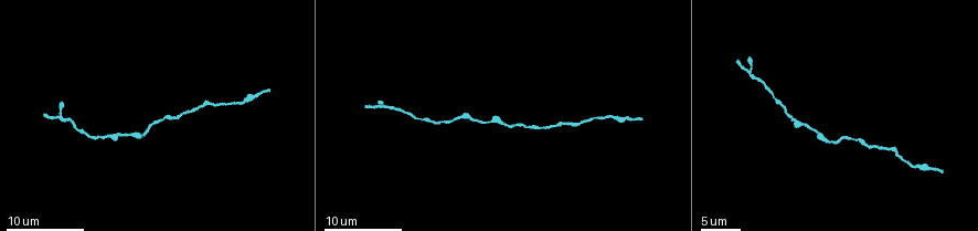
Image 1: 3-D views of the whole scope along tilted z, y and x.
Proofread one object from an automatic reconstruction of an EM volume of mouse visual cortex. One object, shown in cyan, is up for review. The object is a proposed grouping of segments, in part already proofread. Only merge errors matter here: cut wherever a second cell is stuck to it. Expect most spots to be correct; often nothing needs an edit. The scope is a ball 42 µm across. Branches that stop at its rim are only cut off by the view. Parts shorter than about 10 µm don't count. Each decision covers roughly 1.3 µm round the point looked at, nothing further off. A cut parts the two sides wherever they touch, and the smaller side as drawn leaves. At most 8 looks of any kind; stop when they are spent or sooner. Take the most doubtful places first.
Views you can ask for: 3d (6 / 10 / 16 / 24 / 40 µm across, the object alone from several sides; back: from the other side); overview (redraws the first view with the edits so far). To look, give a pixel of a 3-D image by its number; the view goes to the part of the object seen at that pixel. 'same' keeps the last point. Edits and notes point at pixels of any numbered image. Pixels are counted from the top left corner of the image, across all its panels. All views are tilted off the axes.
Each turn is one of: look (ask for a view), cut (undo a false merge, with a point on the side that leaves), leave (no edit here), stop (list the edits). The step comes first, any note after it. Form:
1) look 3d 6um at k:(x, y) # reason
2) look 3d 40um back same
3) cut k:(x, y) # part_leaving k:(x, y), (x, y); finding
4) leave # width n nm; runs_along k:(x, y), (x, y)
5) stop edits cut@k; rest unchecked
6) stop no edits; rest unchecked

look 3d 16um at 1:(107, 136) # calibre changes

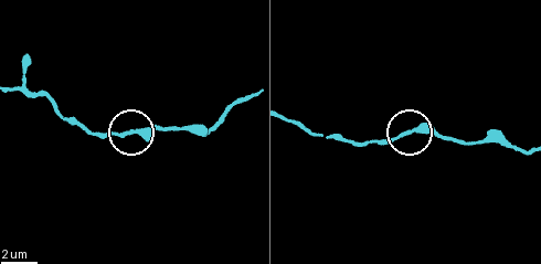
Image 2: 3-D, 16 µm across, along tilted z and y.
leave # continuous, no second cell

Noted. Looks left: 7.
look 3d 10um at 1:(133, 132) # calibre changes

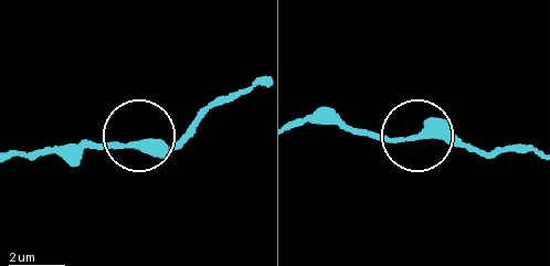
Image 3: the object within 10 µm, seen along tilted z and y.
leave # continuous, no second cell

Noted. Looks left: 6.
look 3d 16um at 1:(542, 127) # thick turns thin

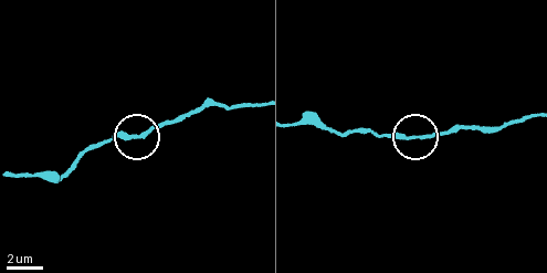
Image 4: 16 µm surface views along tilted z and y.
look 3d 6um at 4:(138, 138) # closer look

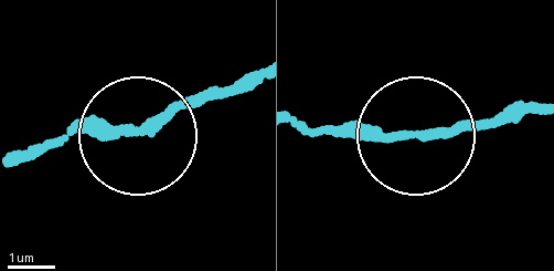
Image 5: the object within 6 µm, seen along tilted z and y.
leave # runs_along 5:(21, 157), (96, 127), (150, 135), (194, 100), (252, 89); all the same cell

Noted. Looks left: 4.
look 3d 10um at 1:(910, 167) # thick turns thin

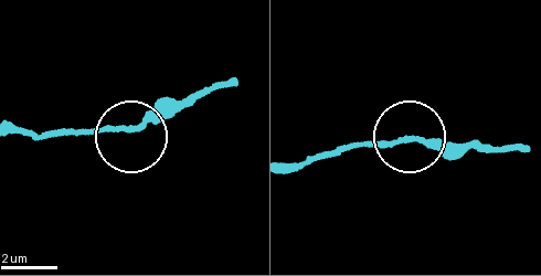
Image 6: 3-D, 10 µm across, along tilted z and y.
leave # continuous, no second cell

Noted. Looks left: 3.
stop no edits; rest unchecked

